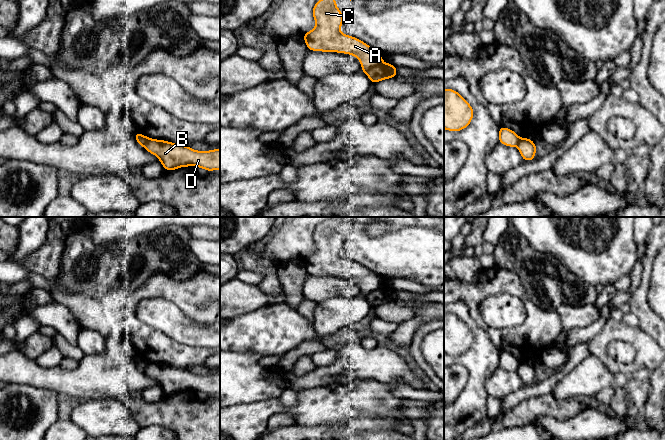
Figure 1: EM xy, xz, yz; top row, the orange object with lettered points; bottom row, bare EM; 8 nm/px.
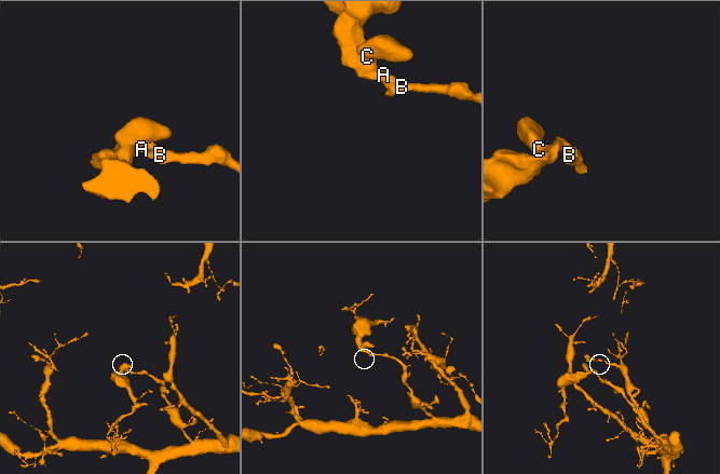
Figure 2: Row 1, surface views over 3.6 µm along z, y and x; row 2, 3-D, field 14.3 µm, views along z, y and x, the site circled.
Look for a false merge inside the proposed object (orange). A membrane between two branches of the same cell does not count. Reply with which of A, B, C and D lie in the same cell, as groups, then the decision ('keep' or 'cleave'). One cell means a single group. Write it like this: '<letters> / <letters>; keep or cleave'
A C / B D; cleave

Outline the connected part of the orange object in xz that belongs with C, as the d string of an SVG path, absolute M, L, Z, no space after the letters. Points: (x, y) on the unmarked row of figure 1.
M326 220L318 224L312 238L316 250L303 259L308 274L355 280L360 285L363 297L383 287L378 275L340 255L345 240L338 233L334 220Z

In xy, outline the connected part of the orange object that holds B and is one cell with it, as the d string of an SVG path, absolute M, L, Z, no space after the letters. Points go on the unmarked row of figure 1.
M150 363L144 372L155 379L165 394L195 390L207 395L220 394L220 372L209 375L197 375L186 369L165 364Z

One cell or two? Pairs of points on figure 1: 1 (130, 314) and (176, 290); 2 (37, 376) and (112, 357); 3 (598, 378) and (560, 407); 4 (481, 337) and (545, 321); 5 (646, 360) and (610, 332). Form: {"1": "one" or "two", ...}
{"1": "one", "2": "one", "3": "two", "4": "two", "5": "one"}

